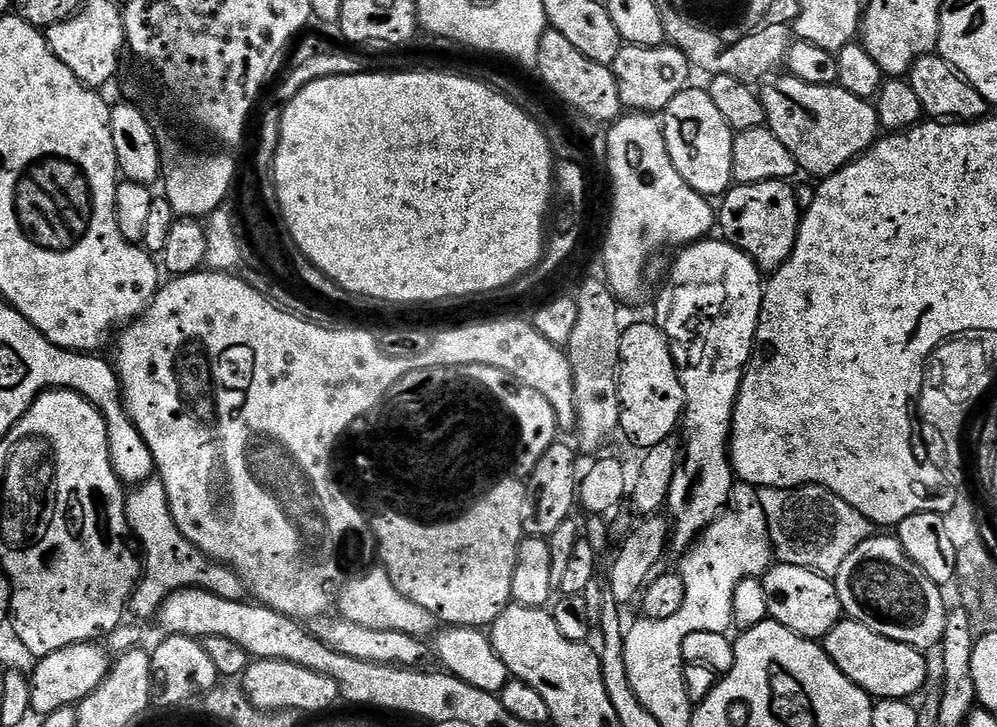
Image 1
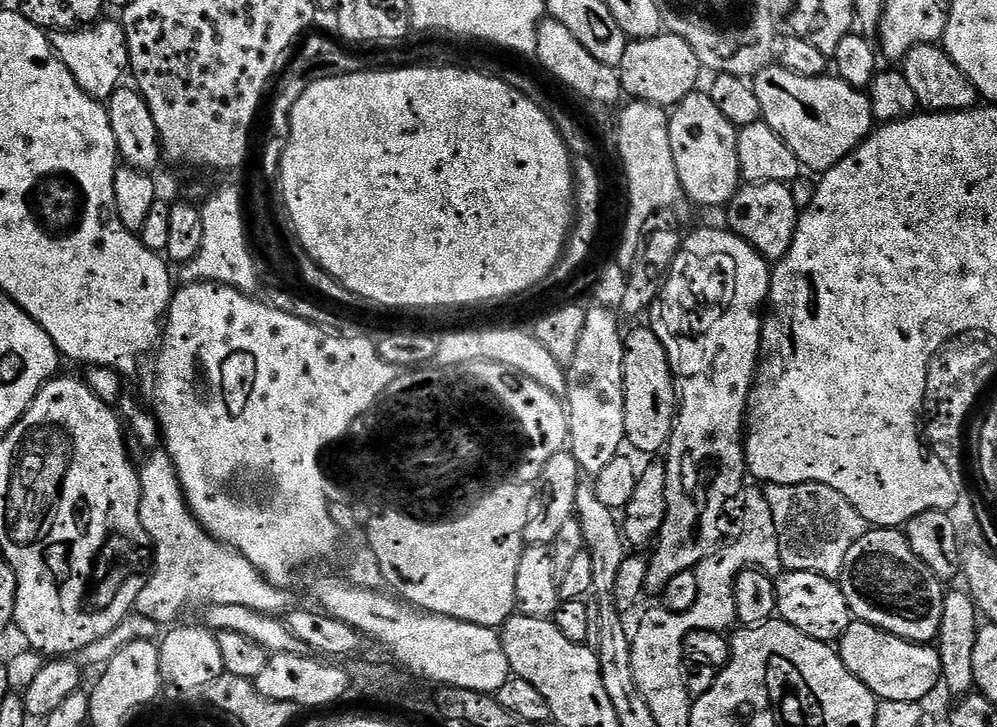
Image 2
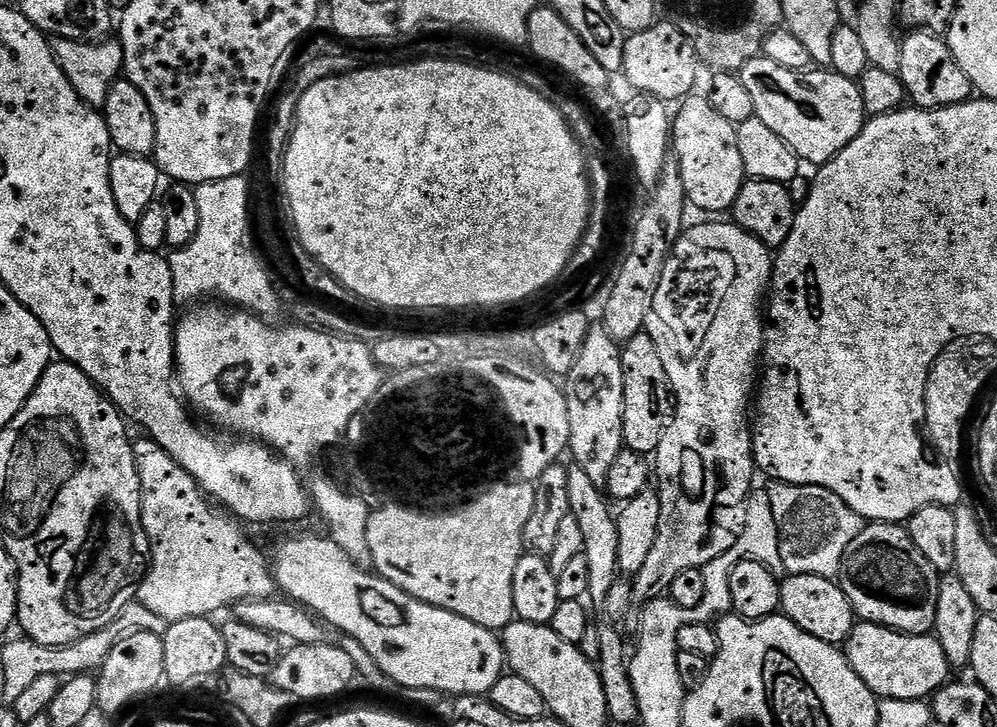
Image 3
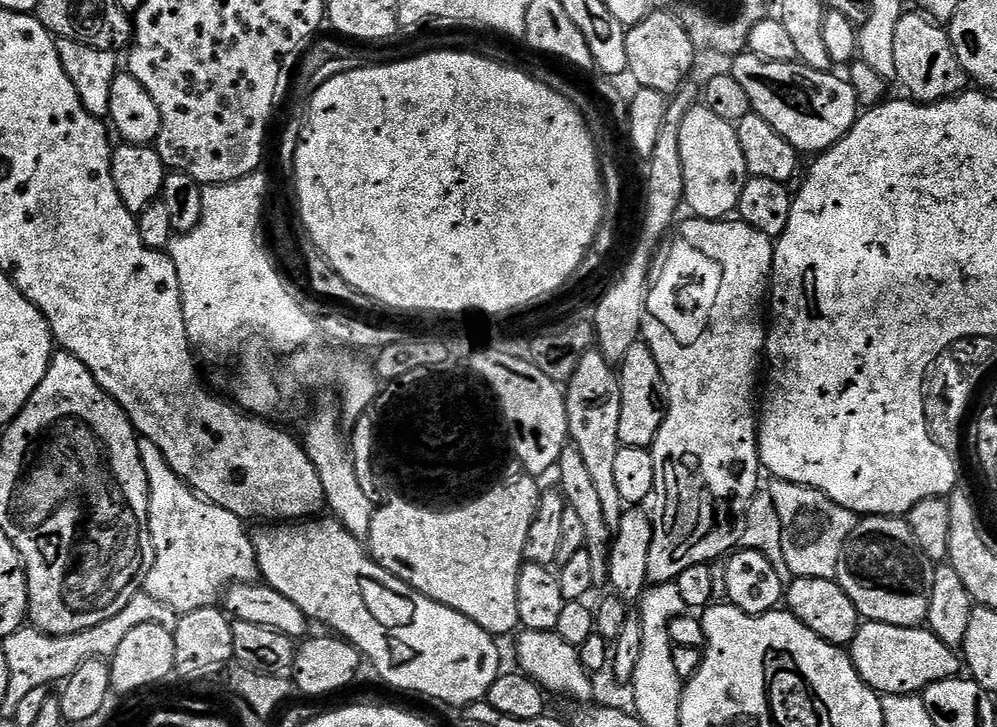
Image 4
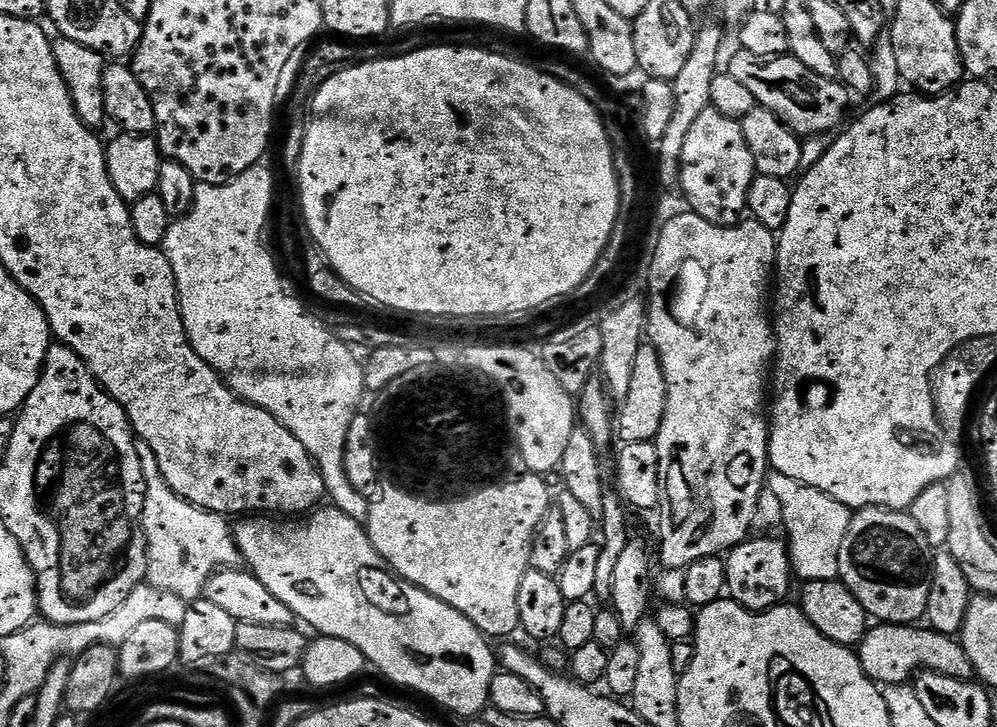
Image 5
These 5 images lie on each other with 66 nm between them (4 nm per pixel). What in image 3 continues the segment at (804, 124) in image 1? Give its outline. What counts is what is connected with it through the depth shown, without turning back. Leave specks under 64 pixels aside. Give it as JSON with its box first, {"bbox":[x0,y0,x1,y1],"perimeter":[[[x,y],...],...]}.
{"bbox":[738,54,866,165],"perimeter":[[[761,54],[743,64],[738,75],[754,102],[755,115],[766,122],[805,165],[830,162],[864,129],[866,113],[860,85],[842,74],[831,70],[786,70],[786,66],[777,66]]]}

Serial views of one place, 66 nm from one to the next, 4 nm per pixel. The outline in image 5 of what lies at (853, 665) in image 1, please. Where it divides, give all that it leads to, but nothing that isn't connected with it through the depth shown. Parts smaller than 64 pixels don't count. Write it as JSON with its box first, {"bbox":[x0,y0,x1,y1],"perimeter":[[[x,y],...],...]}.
{"bbox":[858,623,974,686],"perimeter":[[[877,623],[869,627],[860,640],[858,655],[862,670],[877,686],[908,684],[921,670],[937,672],[955,680],[971,681],[974,676],[970,660],[966,658],[966,650],[960,645],[959,639],[933,632],[927,626]]]}

